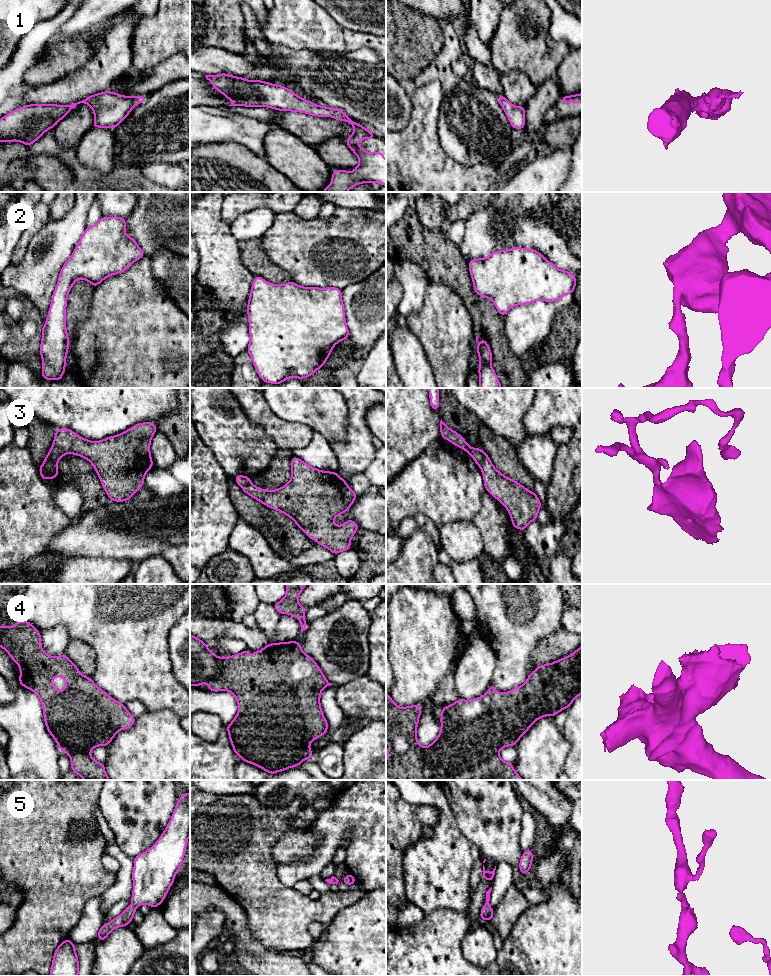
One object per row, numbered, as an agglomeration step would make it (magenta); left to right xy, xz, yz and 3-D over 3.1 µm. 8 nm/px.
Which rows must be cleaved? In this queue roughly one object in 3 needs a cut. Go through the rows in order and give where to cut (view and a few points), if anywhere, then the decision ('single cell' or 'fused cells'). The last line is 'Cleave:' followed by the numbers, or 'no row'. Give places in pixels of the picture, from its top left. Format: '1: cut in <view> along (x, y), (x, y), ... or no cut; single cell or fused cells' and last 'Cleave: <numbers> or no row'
1: no cut; single cell
2: no cut; single cell
3: cut in yz along (482, 450), (483, 457), (480, 466); fused cells
4: no cut; single cell
5: no cut; single cell
Cleave: 3

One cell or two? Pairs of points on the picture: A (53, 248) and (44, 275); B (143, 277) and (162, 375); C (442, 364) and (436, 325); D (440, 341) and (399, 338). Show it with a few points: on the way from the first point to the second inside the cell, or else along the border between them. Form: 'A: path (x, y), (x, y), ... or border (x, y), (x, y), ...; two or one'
A: path (46, 255), (44, 258), (44, 268); one
B: path (143, 301), (143, 351); one
C: path (442, 354), (442, 335); one
D: border (407, 327), (418, 337), (429, 362); two

